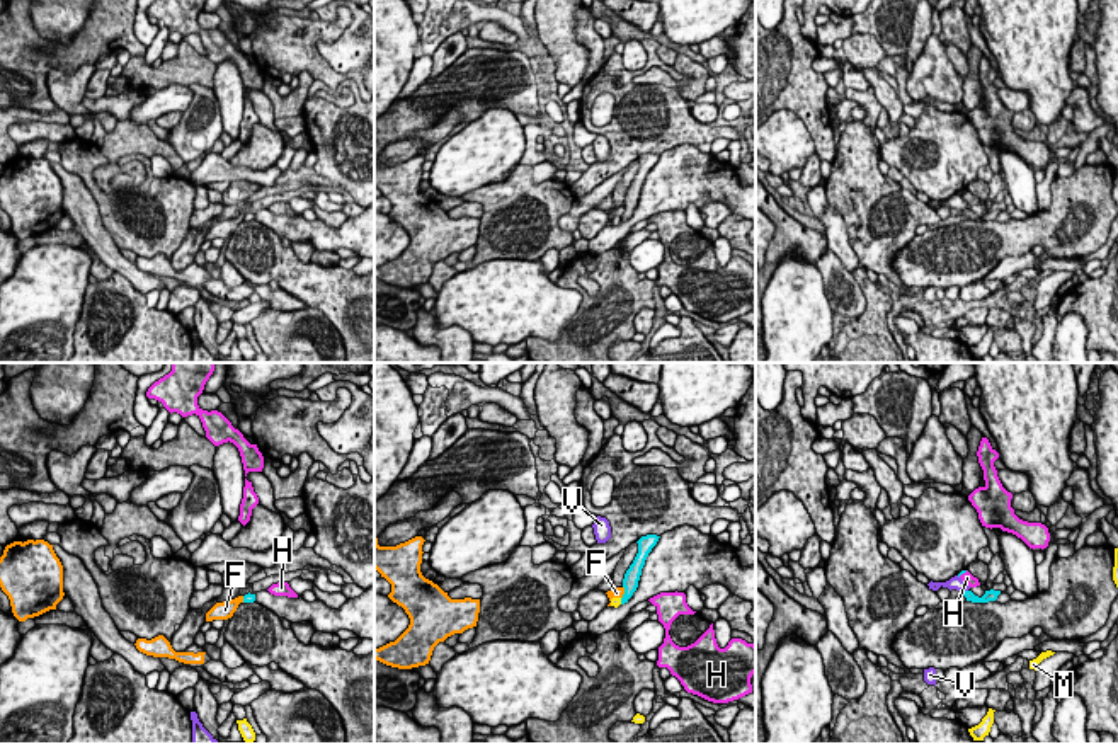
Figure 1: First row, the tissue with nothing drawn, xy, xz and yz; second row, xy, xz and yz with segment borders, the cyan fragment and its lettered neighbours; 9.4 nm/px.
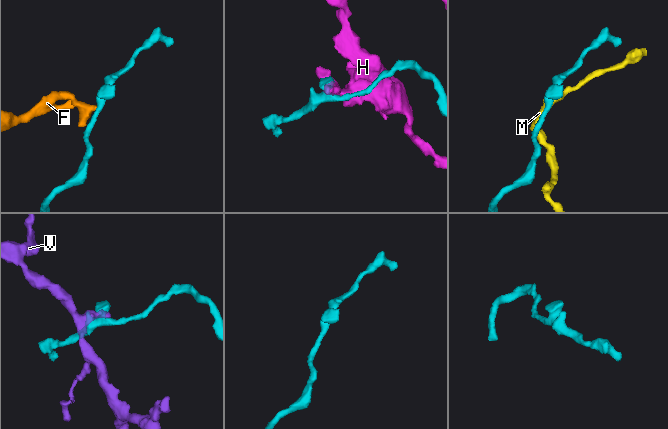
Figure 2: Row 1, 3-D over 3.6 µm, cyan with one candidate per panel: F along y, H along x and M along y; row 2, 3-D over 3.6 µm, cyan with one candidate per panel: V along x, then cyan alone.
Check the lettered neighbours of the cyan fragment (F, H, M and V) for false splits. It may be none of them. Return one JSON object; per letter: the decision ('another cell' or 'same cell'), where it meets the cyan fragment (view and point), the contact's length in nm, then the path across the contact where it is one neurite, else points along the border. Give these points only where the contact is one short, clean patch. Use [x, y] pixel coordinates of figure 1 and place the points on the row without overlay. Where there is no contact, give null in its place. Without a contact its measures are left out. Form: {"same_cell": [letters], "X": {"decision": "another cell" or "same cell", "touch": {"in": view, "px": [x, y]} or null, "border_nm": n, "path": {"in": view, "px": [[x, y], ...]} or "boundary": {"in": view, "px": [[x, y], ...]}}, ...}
{"same_cell": [], "F": {"decision": "another cell", "touch": {"in": "xz", "px": [625, 211]}, "border_nm": 130, "boundary": {"in": "xz", "px": [[623, 205], [621, 217]]}}, "H": {"decision": "another cell", "touch": {"in": "yz", "px": [962, 191]}, "border_nm": 110}, "M": {"decision": "another cell", "touch": {"in": "xz", "px": [621, 220]}, "border_nm": 70, "boundary": {"in": "xz", "px": [[620, 217], [621, 222]]}}, "V": {"decision": "another cell", "touch": {"in": "yz", "px": [963, 210]}, "border_nm": 70, "boundary": {"in": "yz", "px": [[967, 208], [962, 210]]}}}

